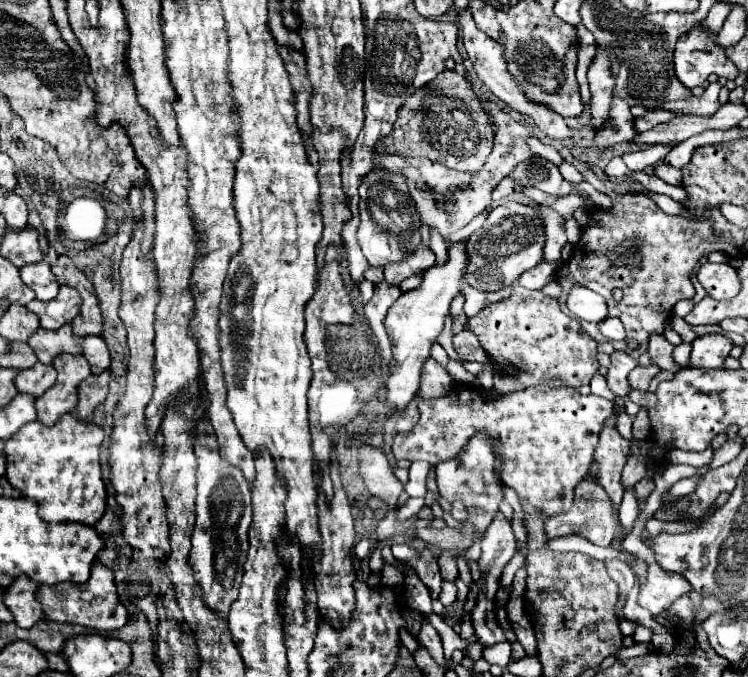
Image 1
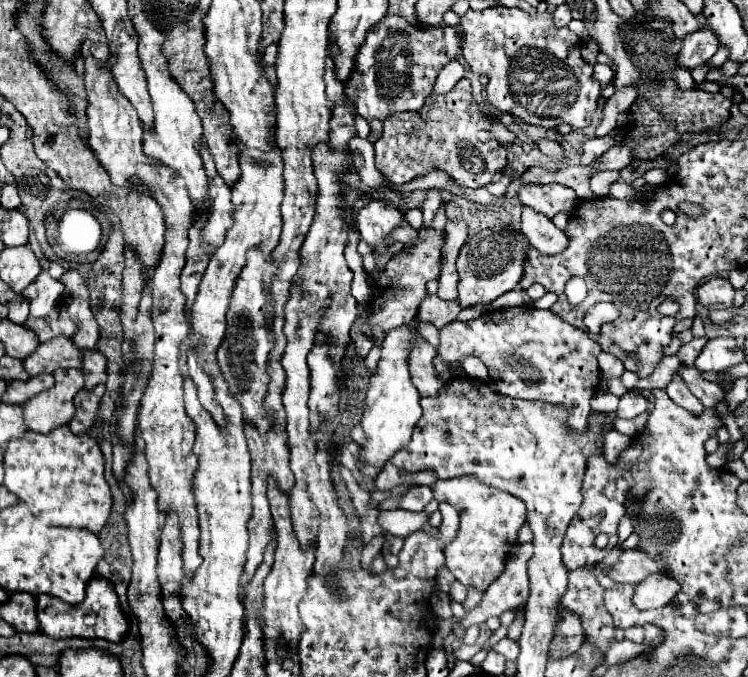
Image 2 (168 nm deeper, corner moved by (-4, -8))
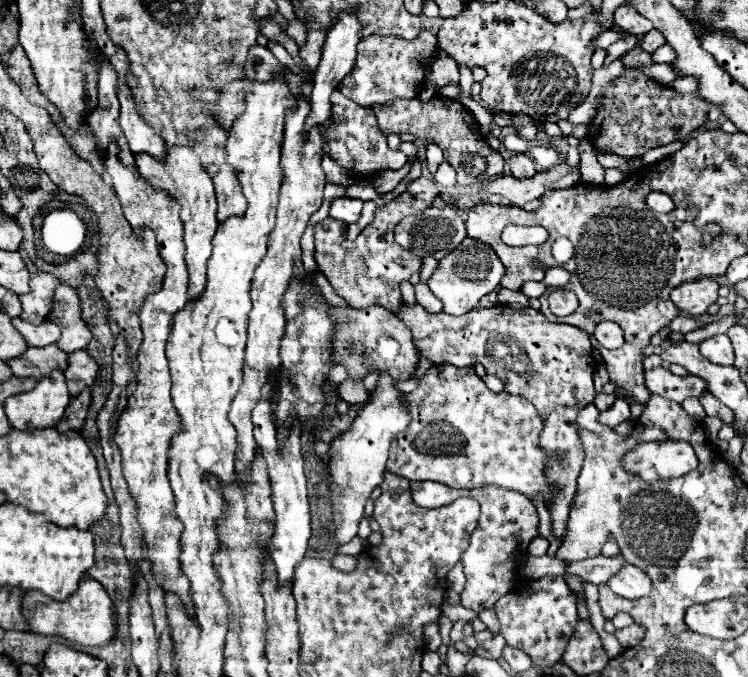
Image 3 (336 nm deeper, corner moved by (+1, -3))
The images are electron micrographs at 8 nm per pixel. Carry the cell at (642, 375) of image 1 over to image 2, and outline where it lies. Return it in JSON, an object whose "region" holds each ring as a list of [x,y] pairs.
{"region":[[[623,394],[621,400],[619,400],[619,406],[617,406],[615,414],[617,414],[617,418],[631,420],[631,418],[639,416],[641,412],[645,412],[647,404],[649,402],[643,398],[643,394]]]}

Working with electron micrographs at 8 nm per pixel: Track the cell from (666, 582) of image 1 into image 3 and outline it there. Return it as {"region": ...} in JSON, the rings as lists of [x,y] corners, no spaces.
{"region":[[[626,565],[626,569],[620,569],[620,573],[616,573],[616,577],[612,577],[612,581],[608,581],[608,587],[620,597],[640,599],[640,597],[650,595],[652,581],[650,581],[648,573],[644,573],[640,567]]]}

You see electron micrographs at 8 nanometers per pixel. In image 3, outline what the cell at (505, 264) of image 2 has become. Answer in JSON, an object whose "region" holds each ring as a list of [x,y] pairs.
{"region":[[[466,237],[452,253],[448,253],[440,261],[438,269],[428,279],[428,287],[444,303],[444,313],[464,315],[470,309],[474,309],[476,303],[484,295],[492,293],[500,285],[504,271],[506,271],[506,267],[502,265],[502,261],[498,259],[498,255],[494,253],[494,249],[490,245],[484,245],[478,239]]]}

